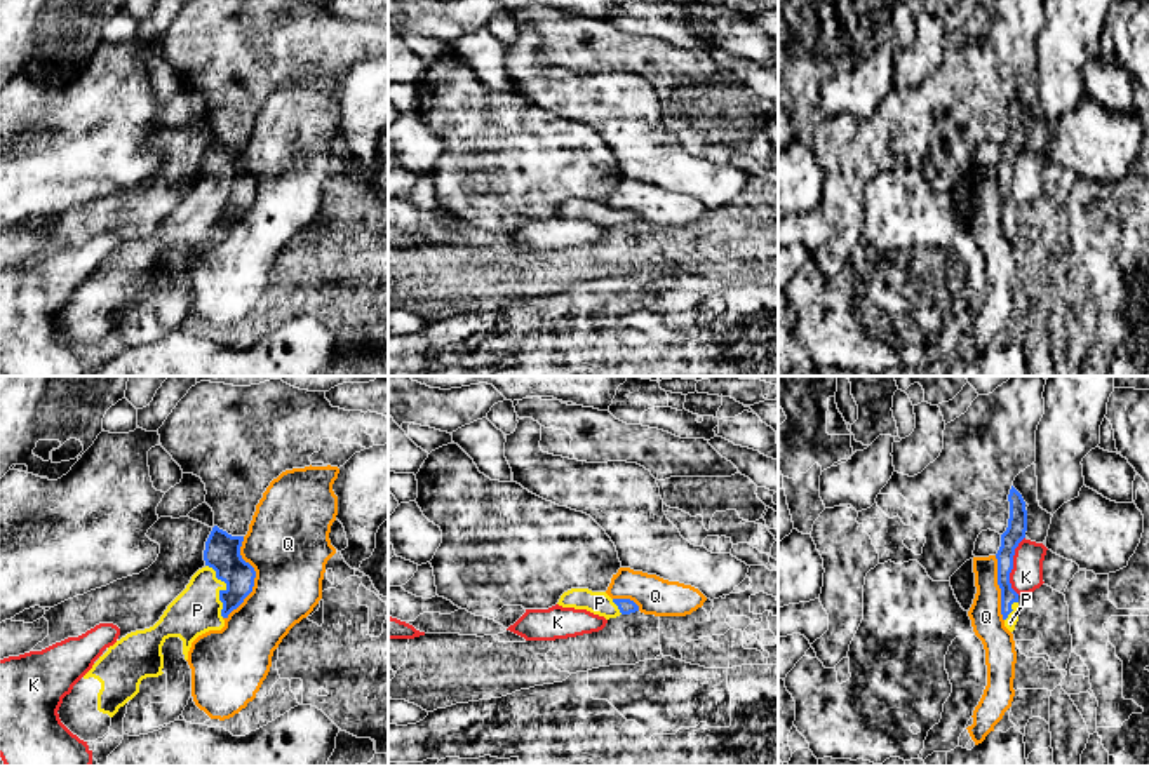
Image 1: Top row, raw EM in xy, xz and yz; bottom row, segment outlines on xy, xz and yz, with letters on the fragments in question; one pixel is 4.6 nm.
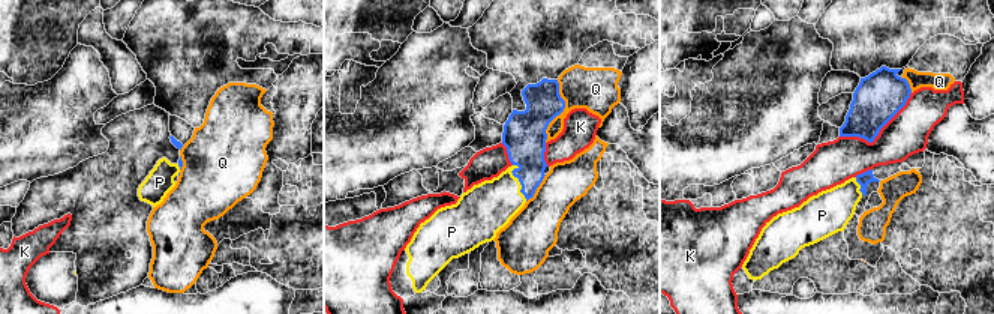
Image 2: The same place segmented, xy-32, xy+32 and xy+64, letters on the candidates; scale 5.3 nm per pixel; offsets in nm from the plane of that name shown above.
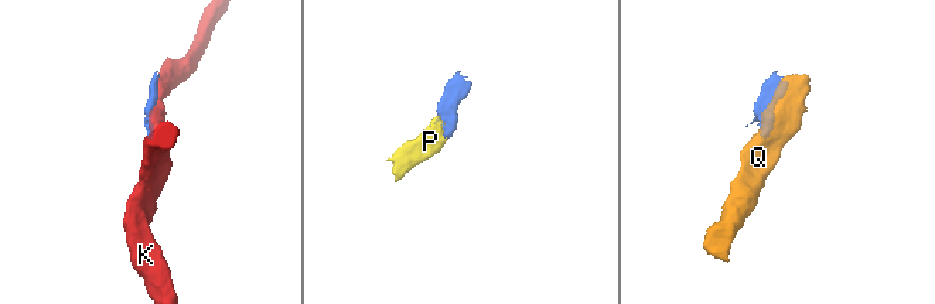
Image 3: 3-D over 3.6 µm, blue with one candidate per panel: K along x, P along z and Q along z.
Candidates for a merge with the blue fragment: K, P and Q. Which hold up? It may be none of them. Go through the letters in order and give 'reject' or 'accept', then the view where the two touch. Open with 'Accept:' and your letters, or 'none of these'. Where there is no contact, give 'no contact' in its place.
Accept: P
K: reject; meets blue in yz
P: accept; meets blue in xy
Q: reject; meets blue in xy

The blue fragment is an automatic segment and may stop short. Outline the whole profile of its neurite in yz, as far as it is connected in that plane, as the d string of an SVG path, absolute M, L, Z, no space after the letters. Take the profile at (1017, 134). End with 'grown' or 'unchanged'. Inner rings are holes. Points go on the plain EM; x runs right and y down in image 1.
M1011 96L1008 138L1001 144L998 169L998 195L1001 198L1001 225L1005 237L1013 242L1018 232L1018 204L1011 198L1010 183L1013 179L1013 165L1018 153L1025 148L1027 120L1022 104Z; grown

